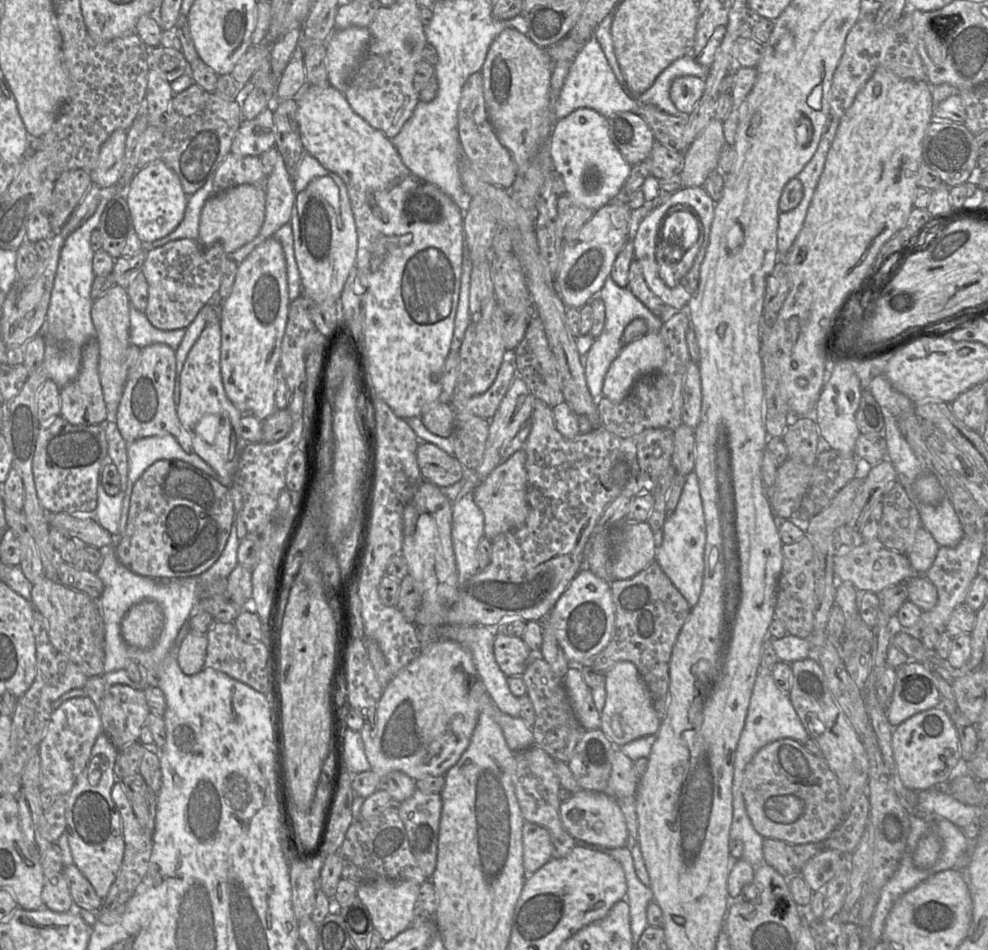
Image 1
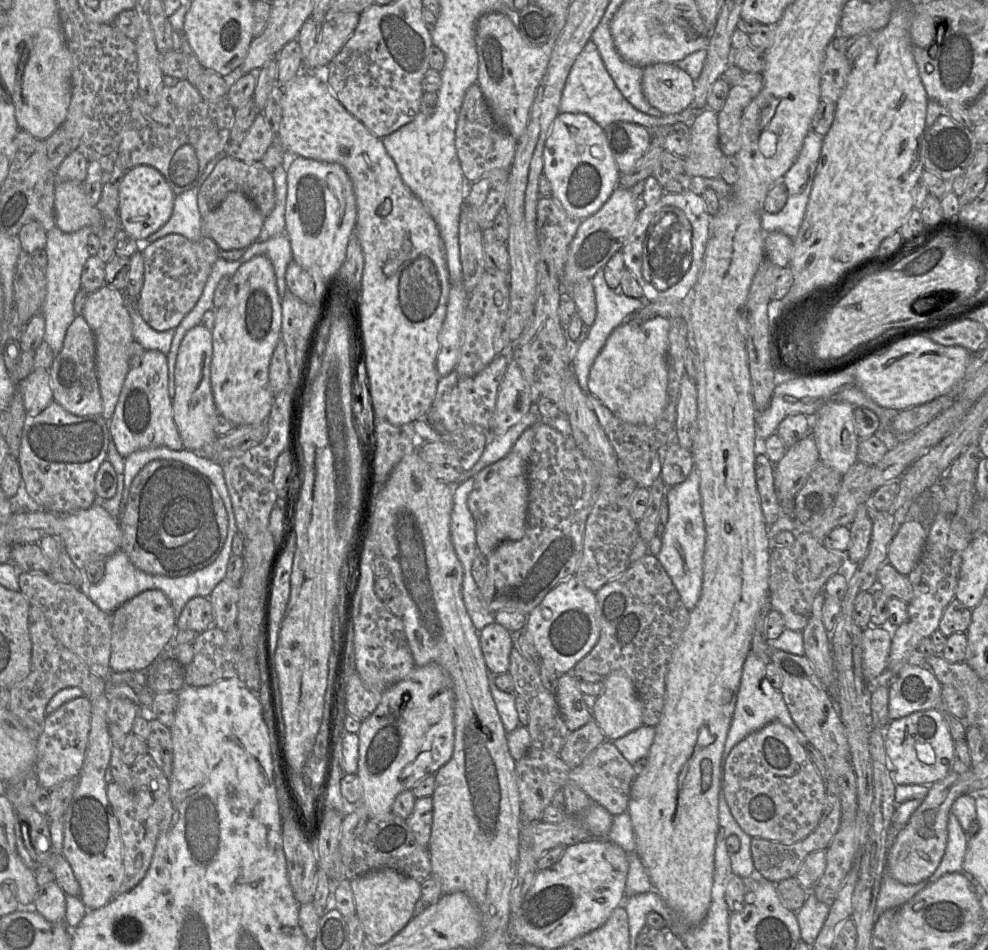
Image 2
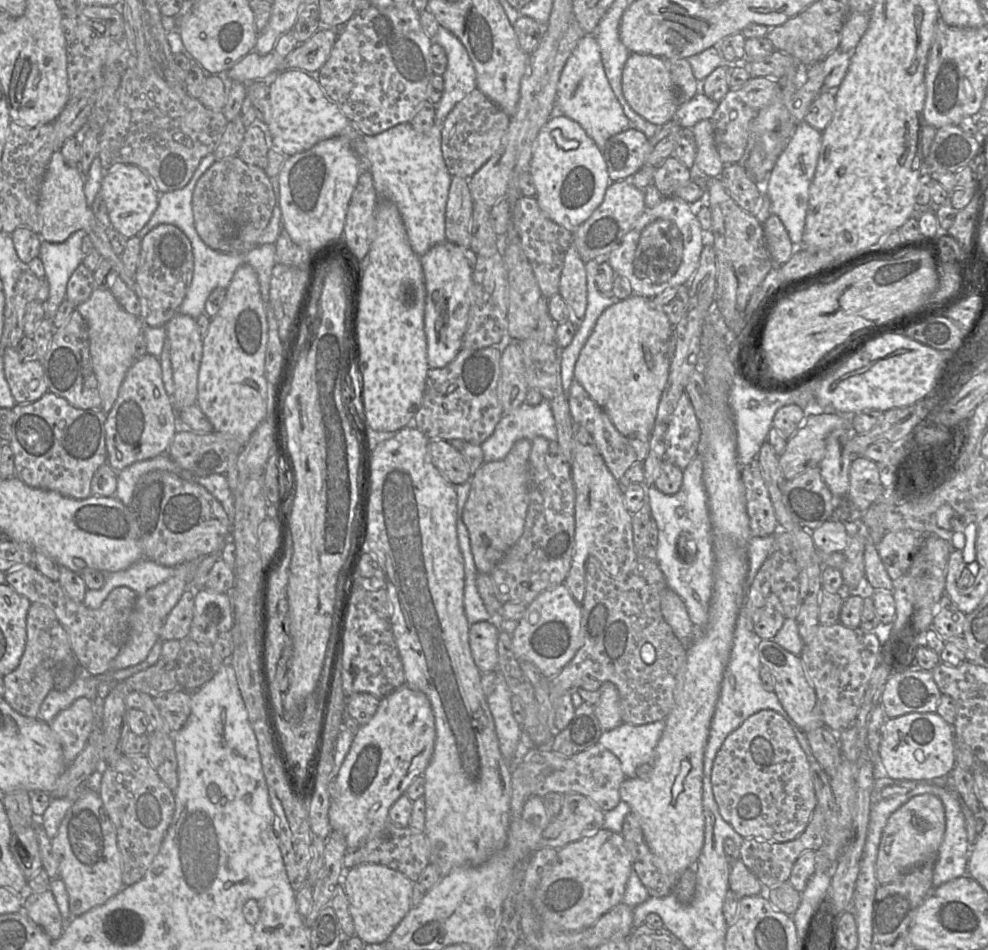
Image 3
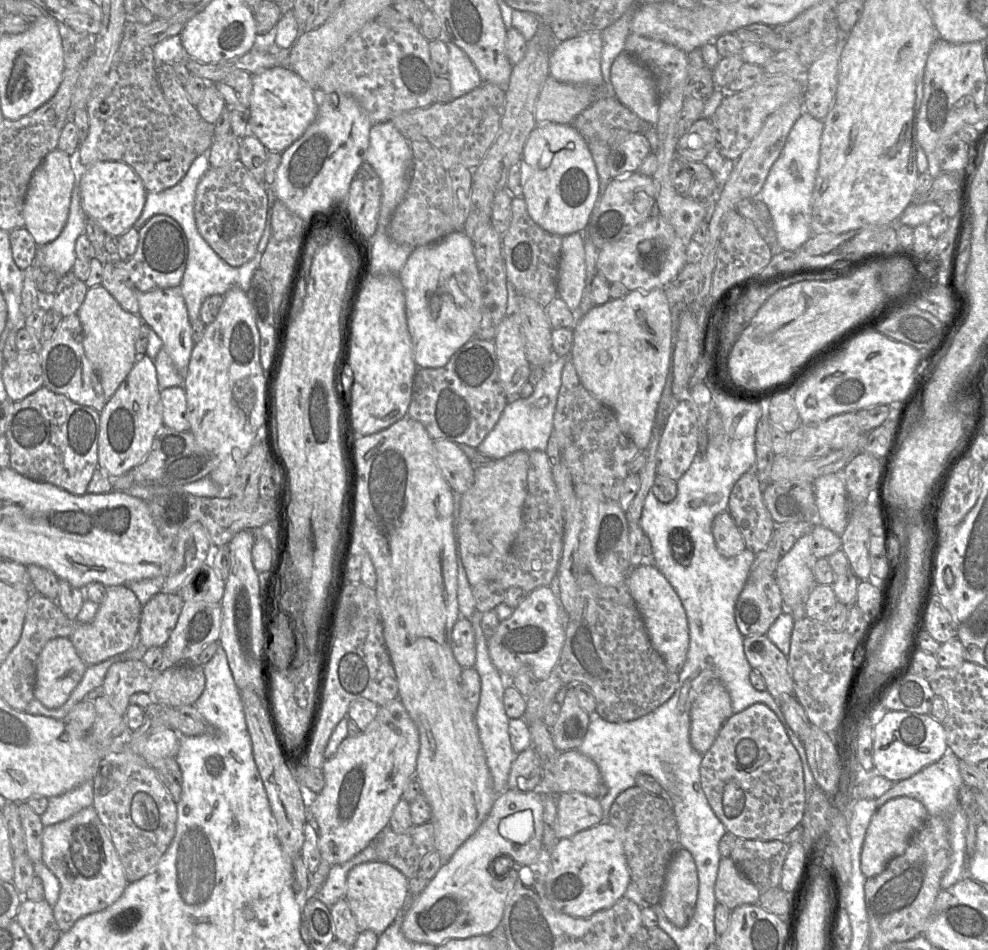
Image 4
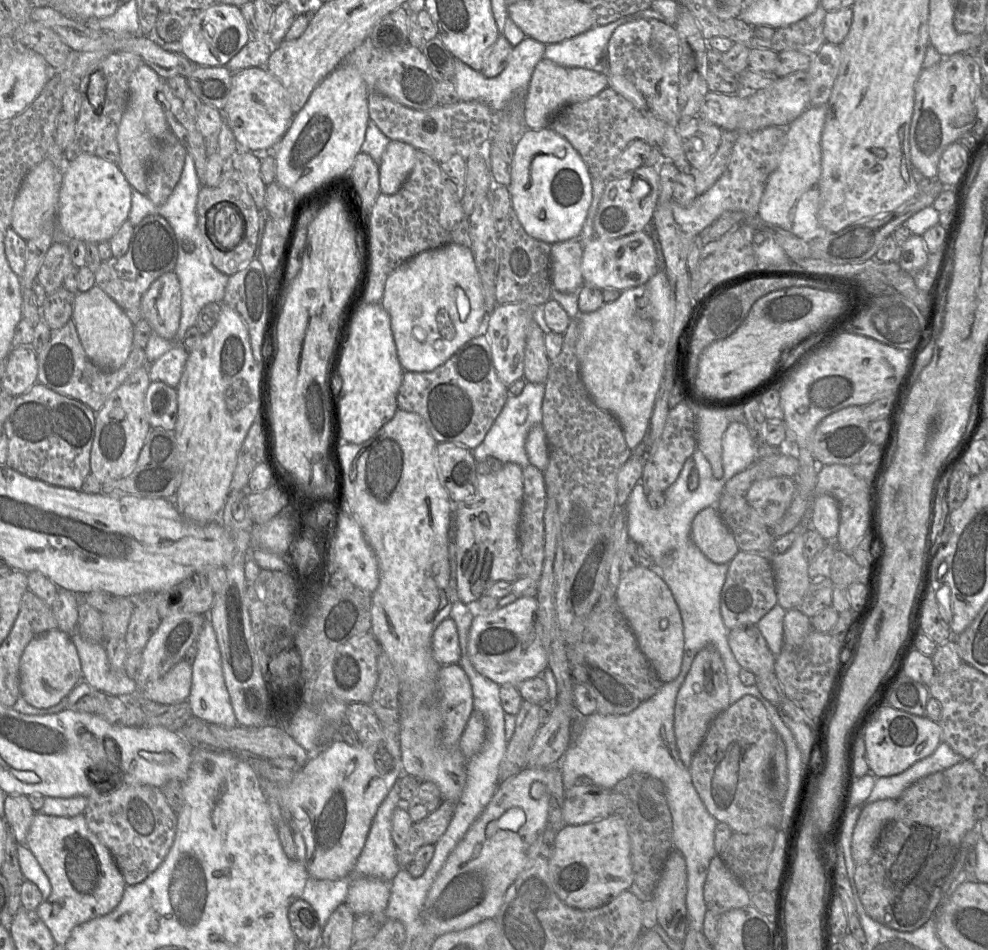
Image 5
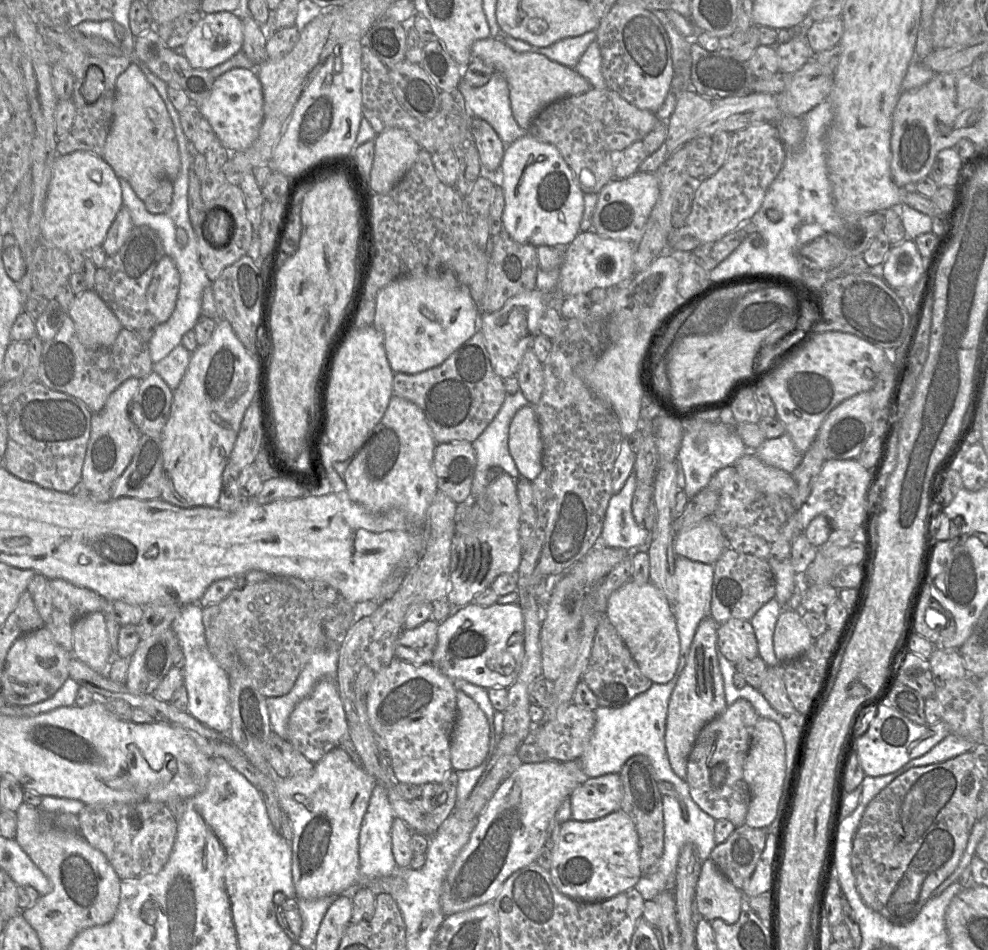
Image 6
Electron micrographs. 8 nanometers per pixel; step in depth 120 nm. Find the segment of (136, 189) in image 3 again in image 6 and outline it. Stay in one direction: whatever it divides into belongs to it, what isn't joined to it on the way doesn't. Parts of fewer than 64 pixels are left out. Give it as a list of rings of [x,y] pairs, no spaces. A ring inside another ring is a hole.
[[[86,151],[59,155],[53,164],[41,221],[42,240],[60,250],[89,252],[100,246],[123,206],[119,178],[102,158]]]

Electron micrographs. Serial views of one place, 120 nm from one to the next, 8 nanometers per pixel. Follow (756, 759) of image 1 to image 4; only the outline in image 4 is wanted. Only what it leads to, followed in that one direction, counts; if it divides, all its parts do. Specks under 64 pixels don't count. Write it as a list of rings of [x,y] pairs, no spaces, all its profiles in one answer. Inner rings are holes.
[[[753,704],[724,723],[710,749],[703,754],[700,776],[712,810],[735,837],[764,841],[781,839],[804,818],[807,793],[799,753],[777,715],[765,704]]]

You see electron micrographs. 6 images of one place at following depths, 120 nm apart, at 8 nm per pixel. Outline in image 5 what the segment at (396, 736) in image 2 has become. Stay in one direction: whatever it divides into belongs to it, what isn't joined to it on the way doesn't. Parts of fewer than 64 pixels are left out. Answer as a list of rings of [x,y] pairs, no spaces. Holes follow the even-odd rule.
[[[384,732],[382,739],[373,745],[359,744],[351,746],[341,739],[335,739],[333,742],[327,744],[325,747],[320,749],[319,752],[314,754],[308,761],[308,763],[301,768],[299,773],[290,783],[288,783],[287,785],[277,785],[280,789],[280,802],[291,814],[292,831],[294,831],[294,829],[297,829],[303,836],[306,846],[304,865],[310,878],[319,880],[338,880],[340,878],[348,876],[352,872],[356,861],[365,845],[371,824],[379,806],[386,798],[391,788],[403,774],[404,771],[400,746],[400,735],[399,737],[396,737],[392,732]]]

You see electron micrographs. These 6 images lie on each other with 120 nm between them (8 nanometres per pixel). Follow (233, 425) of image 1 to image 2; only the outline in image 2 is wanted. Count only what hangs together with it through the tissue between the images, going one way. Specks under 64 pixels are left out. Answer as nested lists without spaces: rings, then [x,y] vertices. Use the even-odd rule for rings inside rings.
[[[199,324],[184,335],[176,358],[174,369],[175,396],[172,400],[173,418],[184,448],[192,452],[201,450],[217,437],[214,427],[220,415],[211,388],[212,354],[212,330]]]

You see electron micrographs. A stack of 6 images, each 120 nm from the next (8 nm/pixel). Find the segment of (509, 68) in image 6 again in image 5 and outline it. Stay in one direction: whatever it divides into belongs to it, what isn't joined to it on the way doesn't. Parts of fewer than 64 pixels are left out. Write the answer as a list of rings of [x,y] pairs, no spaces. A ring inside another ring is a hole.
[[[547,58],[536,65],[524,97],[524,122],[528,129],[548,127],[551,120],[567,105],[590,99],[608,86],[608,74],[594,70],[564,67]]]

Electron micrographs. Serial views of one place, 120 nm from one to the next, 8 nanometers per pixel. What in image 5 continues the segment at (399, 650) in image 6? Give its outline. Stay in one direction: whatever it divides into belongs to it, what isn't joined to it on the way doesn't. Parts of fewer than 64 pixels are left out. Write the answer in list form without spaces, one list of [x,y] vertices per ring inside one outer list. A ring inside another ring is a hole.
[[[453,619],[443,620],[432,636],[432,655],[441,665],[458,664],[461,659],[461,648],[456,623]]]

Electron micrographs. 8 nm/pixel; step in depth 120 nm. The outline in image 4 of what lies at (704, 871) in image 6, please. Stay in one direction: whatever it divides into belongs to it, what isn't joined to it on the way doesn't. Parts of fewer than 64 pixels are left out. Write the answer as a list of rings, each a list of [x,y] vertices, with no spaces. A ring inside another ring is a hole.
[[[722,857],[714,885],[717,903],[730,910],[743,904],[757,904],[761,892],[735,866],[729,857]]]

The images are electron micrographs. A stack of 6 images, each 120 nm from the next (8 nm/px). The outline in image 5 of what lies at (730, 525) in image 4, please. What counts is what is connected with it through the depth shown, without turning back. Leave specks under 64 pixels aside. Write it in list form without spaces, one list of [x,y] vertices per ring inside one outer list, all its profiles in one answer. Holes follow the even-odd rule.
[[[715,507],[699,512],[692,522],[691,538],[713,563],[729,563],[740,551],[732,532]]]

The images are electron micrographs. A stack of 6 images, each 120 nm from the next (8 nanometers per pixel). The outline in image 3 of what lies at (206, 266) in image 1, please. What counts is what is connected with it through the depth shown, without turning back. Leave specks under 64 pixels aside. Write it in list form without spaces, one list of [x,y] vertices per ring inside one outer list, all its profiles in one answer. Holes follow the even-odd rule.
[[[160,224],[141,240],[139,263],[134,276],[135,291],[130,289],[113,270],[108,275],[108,289],[121,307],[141,318],[151,327],[165,327],[178,313],[193,277],[194,257],[191,242],[181,229]]]

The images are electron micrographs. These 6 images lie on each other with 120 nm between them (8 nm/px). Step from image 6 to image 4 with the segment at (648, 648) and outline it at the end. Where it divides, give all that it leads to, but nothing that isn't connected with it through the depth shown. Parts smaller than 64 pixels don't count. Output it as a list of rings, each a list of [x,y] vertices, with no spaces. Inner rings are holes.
[[[643,564],[632,567],[628,576],[628,587],[642,616],[652,646],[662,656],[670,671],[680,673],[689,647],[689,627],[676,591],[657,567]]]

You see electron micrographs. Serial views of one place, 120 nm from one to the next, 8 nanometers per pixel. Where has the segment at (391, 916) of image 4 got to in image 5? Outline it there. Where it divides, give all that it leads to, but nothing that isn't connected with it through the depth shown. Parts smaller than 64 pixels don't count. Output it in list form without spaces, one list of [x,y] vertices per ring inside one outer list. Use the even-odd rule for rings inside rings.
[[[373,877],[355,878],[348,889],[346,903],[357,916],[384,915],[390,897],[391,882]]]

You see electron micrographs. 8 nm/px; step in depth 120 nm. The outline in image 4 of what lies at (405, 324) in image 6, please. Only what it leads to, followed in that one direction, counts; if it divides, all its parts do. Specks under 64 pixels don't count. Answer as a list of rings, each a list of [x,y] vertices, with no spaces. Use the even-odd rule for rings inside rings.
[[[457,230],[435,243],[414,248],[398,277],[404,288],[407,324],[417,367],[444,367],[464,344],[475,337],[481,321],[481,280],[472,239],[463,230]]]

